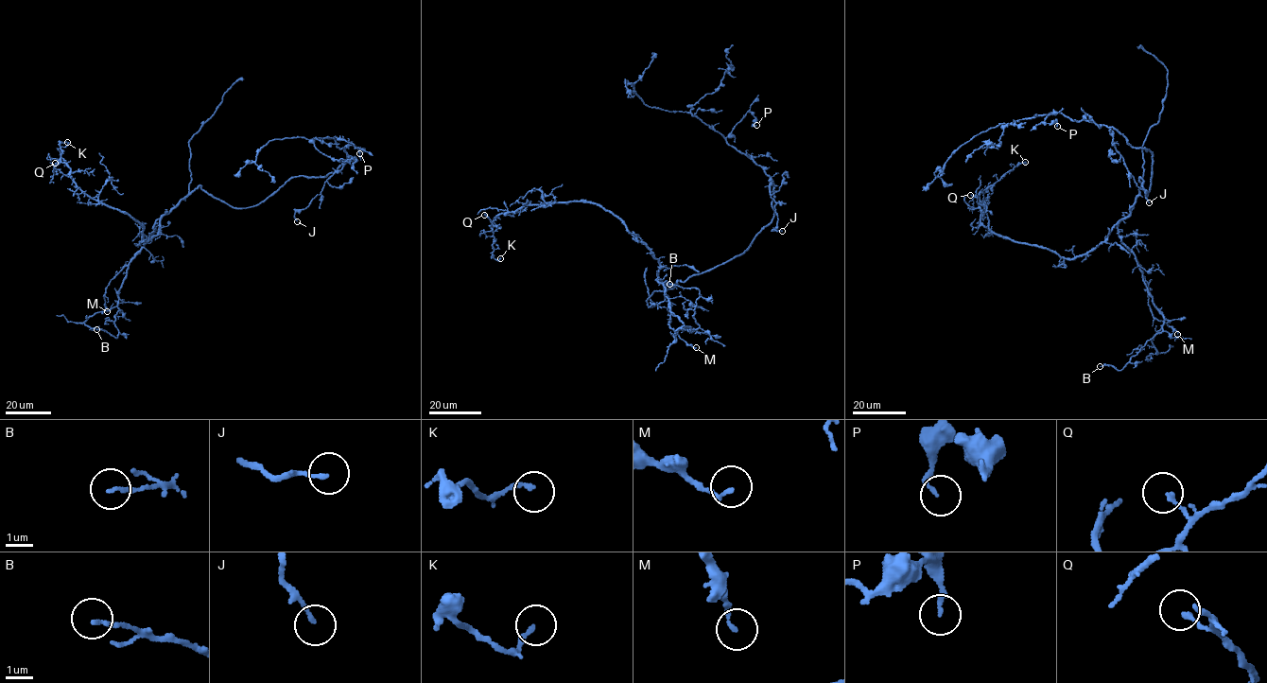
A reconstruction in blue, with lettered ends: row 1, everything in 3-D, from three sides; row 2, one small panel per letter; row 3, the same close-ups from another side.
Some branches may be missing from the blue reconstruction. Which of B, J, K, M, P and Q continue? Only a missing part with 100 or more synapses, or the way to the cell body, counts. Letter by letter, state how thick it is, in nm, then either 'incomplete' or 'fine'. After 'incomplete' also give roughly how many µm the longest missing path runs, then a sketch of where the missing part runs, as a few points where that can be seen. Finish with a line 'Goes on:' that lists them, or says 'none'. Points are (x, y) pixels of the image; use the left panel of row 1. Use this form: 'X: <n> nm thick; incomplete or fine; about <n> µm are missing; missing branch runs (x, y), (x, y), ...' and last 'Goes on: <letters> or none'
B: 120 nm thick; fine
J: 130 nm thick; fine
K: 170 nm thick; fine
M: 130 nm thick; fine
P: 140 nm thick; fine
Q: 150 nm thick; fine
Goes on: none

